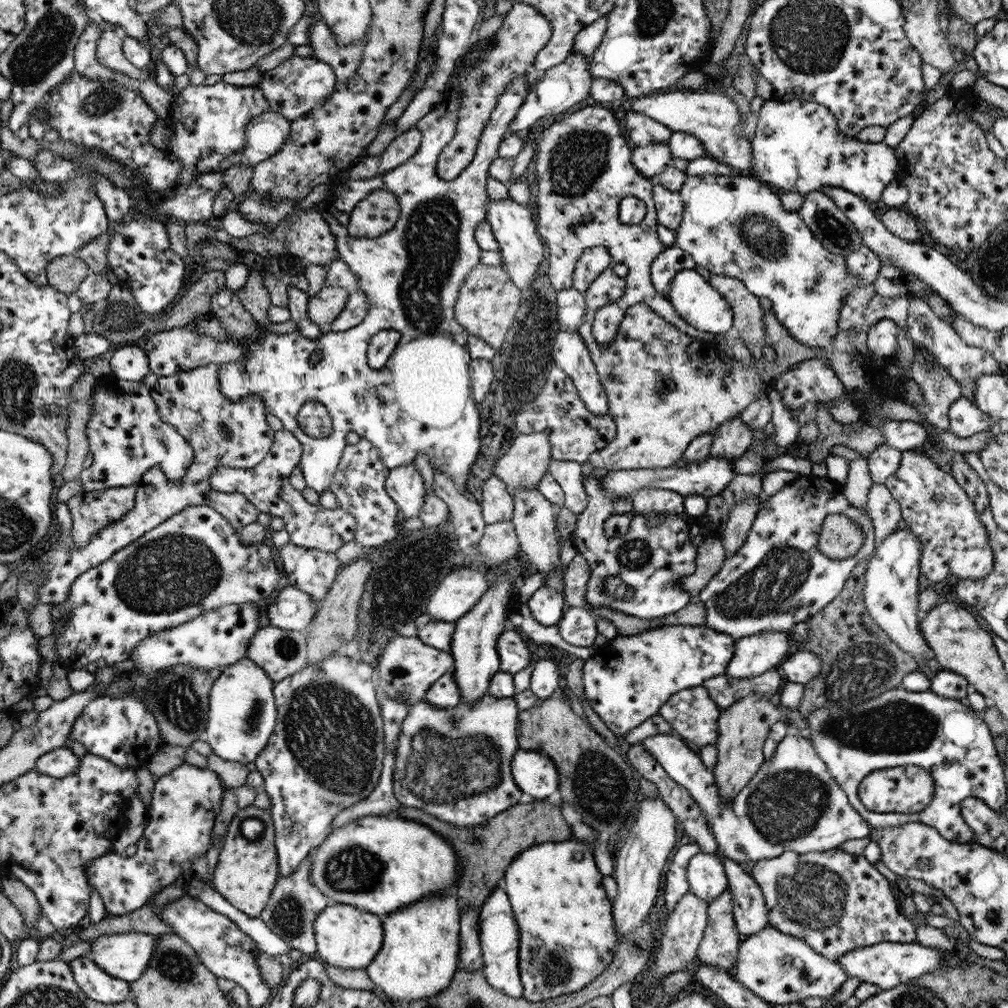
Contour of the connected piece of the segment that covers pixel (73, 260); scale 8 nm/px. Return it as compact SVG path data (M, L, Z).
M62 255L53 259L46 269L49 284L52 288L58 289L66 295L75 293L82 282L92 274L93 271L81 257Z

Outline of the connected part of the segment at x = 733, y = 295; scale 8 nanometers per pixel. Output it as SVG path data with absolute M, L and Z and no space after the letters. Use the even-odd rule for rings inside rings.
M711 274L709 283L728 301L732 309L732 332L744 340L753 358L761 360L765 328L759 296L752 294L741 280L726 275Z

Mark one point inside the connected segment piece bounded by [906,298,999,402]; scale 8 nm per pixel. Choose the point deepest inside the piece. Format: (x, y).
(966, 363)

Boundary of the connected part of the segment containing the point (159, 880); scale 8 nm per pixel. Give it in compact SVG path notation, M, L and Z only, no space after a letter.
M186 762L155 781L148 824L137 842L136 853L130 857L109 853L92 860L85 870L89 884L103 898L110 917L129 915L148 904L154 892L184 876L192 860L208 850L226 788L213 769L198 770Z

